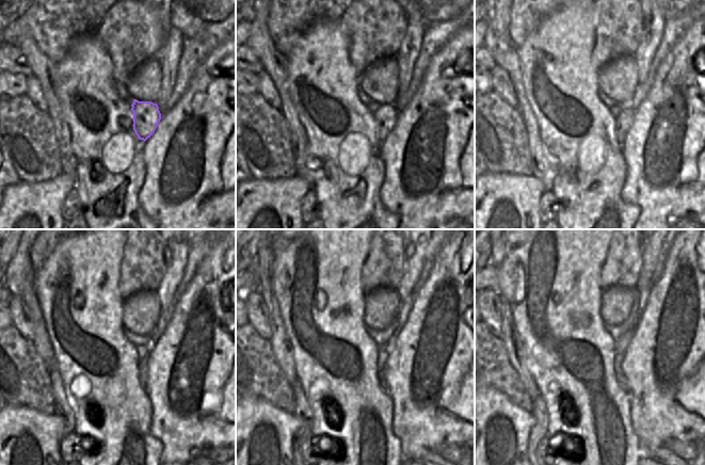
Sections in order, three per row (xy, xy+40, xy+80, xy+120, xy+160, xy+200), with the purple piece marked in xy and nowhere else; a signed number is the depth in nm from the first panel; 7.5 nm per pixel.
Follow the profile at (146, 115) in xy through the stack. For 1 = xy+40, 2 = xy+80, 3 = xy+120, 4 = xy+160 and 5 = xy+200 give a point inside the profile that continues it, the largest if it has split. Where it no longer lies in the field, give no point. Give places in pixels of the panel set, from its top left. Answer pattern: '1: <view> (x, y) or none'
1: xy+40 (385, 114)
2: xy+80 (623, 112)
3: xy+120 (142, 351)
4: xy+160 (382, 357)
5: xy+200 (620, 375)

